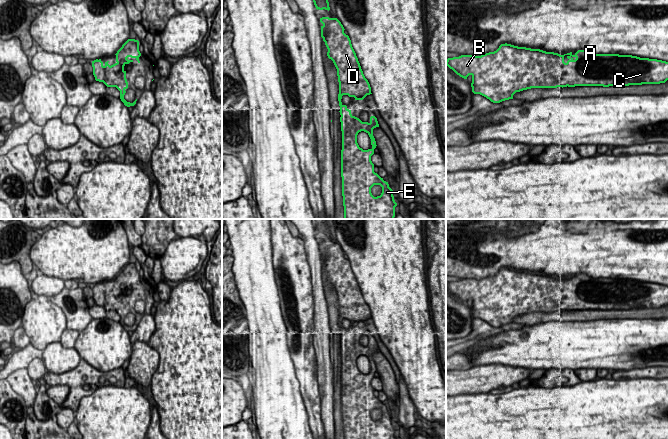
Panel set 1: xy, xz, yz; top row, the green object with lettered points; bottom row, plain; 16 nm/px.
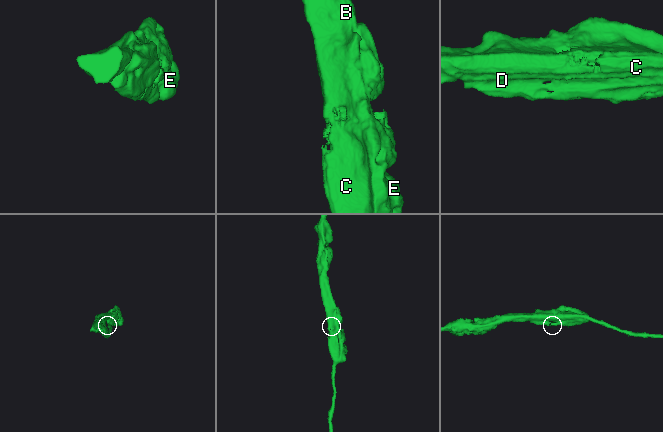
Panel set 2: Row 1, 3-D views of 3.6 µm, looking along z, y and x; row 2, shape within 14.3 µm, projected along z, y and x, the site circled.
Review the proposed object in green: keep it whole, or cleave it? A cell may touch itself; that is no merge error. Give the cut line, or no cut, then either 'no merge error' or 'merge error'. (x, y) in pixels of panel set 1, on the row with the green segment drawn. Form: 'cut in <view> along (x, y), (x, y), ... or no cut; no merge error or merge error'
no cut; no merge error

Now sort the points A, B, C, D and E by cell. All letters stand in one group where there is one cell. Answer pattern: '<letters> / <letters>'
A B C D E

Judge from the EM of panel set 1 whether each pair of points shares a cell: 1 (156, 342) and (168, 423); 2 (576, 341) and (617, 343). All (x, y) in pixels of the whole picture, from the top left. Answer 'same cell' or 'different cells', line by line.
1: same cell
2: same cell

